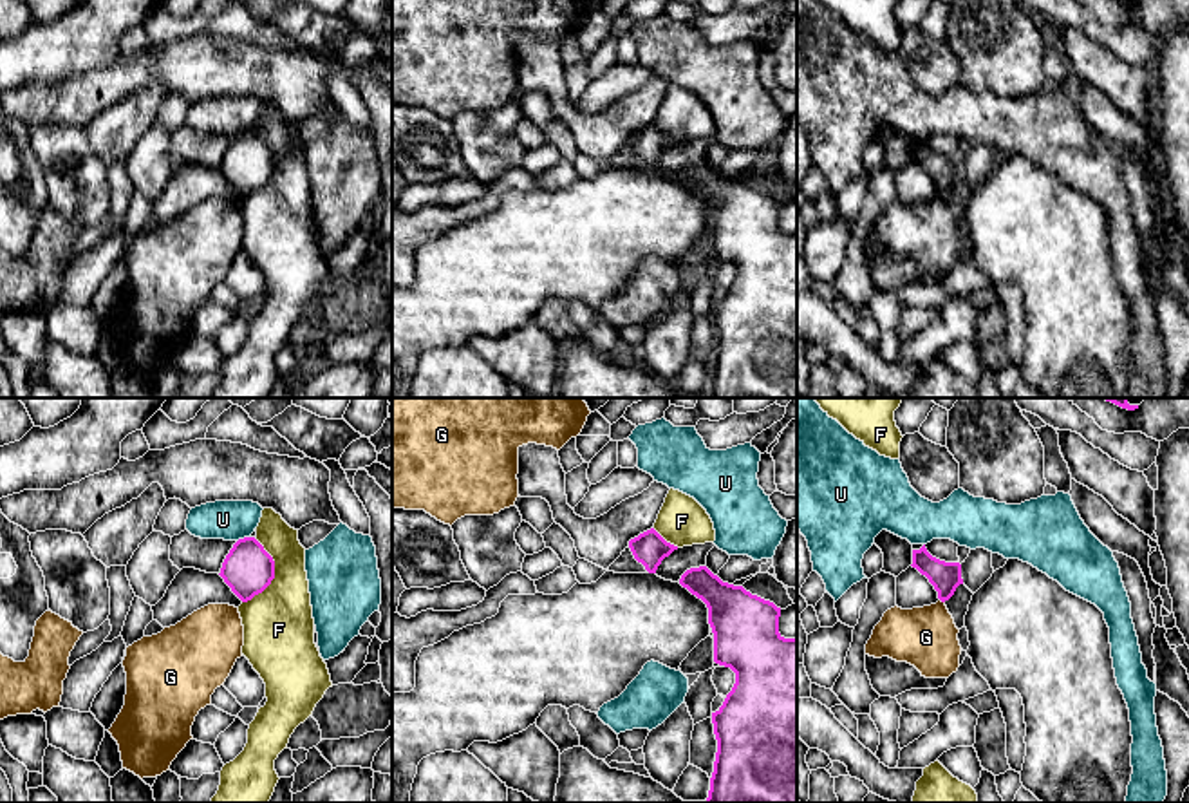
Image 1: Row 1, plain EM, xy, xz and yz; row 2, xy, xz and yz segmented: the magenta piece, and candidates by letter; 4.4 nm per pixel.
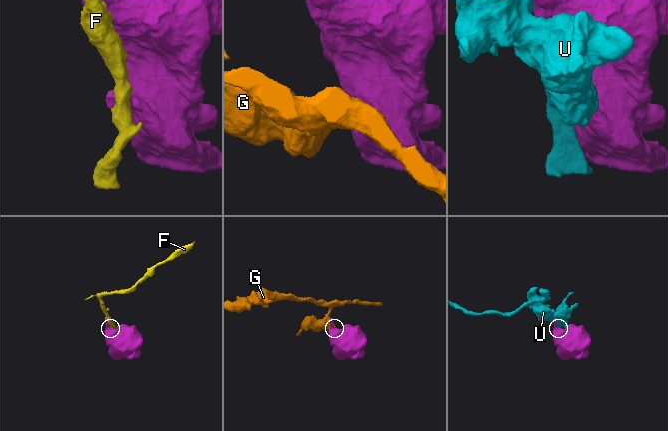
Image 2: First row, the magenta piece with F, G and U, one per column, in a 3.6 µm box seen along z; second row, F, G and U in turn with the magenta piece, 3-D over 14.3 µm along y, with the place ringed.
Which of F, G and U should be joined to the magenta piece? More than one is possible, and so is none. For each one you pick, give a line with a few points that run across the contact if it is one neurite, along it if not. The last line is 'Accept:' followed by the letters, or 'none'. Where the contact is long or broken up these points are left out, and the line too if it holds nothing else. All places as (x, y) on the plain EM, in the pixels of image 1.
Accept: none

